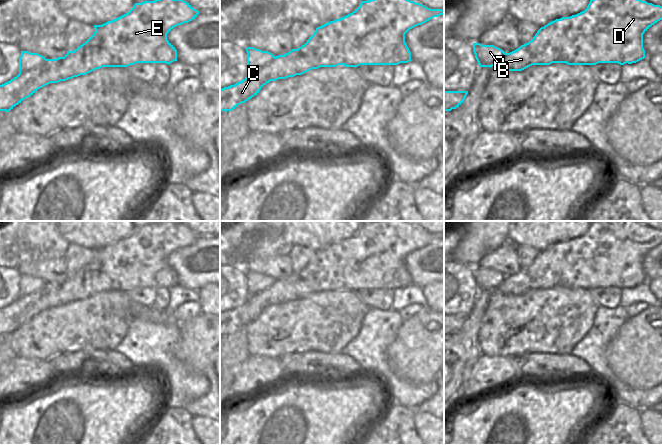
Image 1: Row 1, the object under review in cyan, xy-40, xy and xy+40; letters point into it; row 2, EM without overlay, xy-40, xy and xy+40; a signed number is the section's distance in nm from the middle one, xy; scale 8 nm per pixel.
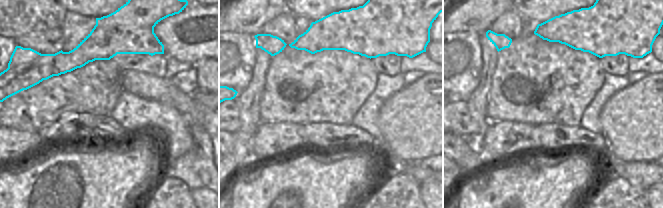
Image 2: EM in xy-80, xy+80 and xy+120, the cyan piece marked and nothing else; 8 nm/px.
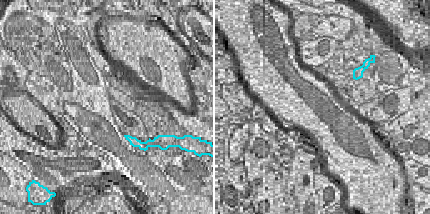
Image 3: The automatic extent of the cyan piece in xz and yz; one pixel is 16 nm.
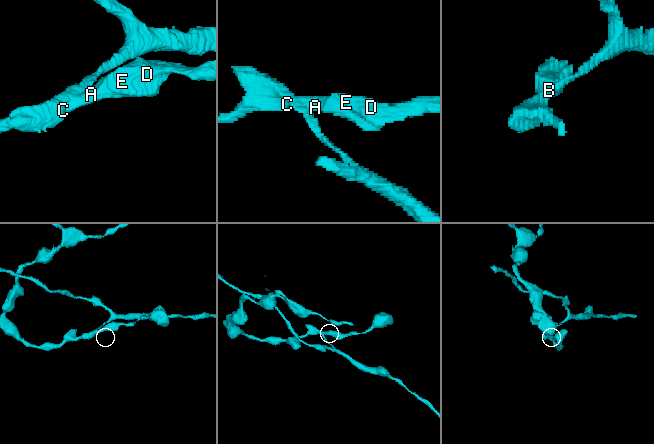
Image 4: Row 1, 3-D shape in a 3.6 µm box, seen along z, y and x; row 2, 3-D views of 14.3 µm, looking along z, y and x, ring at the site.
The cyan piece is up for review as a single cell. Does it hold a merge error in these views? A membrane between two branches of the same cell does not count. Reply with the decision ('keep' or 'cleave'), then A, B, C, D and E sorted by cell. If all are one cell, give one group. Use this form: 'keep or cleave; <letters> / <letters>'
cleave; A C D E / B

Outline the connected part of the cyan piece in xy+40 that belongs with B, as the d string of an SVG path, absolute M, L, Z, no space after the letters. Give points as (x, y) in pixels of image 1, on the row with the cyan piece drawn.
M473 43L473 52L479 64L479 67L492 67L498 64L505 52L494 45L482 45L480 43Z

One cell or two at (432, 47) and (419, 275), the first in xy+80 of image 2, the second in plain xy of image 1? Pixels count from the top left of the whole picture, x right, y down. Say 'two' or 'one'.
two

